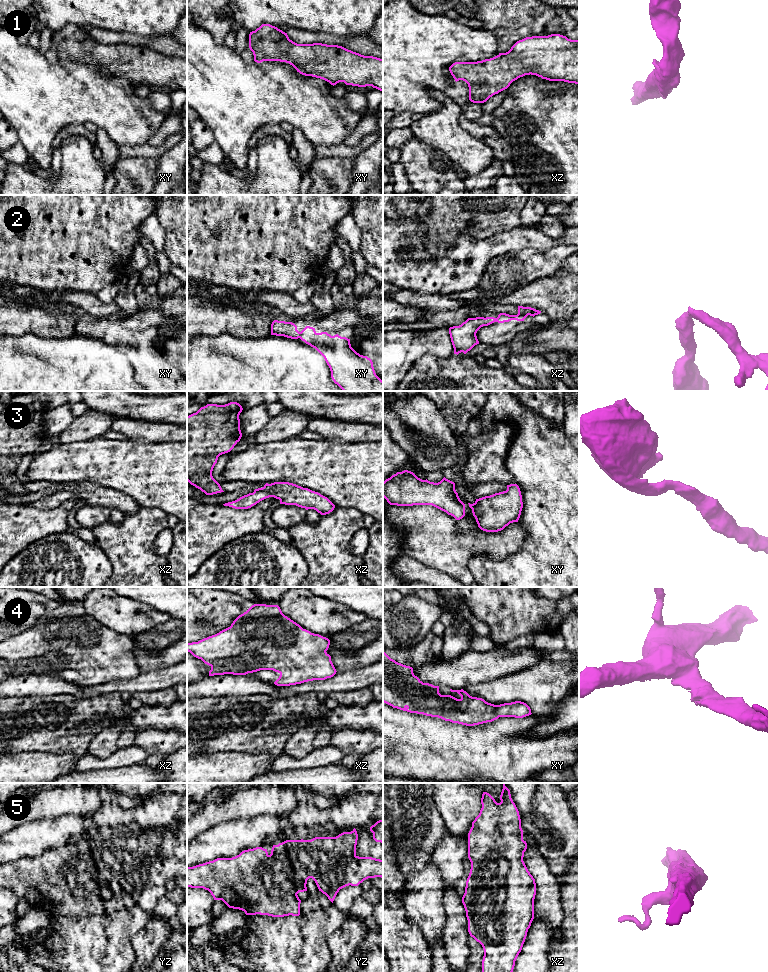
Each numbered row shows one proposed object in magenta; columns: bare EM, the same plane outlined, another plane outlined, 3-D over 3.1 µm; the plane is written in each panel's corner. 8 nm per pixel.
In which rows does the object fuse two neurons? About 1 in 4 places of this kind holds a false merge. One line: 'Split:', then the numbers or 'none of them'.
Split: 2

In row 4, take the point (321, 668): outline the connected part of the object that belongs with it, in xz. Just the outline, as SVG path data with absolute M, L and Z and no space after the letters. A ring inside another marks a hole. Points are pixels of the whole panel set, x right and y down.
M254 604L230 627L198 642L187 643L187 651L211 667L209 676L273 670L280 674L275 685L290 686L325 680L336 674L331 656L326 652L329 645L328 638L303 629L285 616L278 605Z

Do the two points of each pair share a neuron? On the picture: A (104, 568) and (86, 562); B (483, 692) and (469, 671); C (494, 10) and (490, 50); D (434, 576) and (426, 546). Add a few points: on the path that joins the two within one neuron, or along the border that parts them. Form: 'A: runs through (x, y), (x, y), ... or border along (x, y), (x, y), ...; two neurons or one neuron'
A: runs through (100, 563), (91, 563); one neuron
B: border along (501, 677), (467, 684), (462, 688); two neurons
C: border along (482, 28), (495, 37), (499, 52); two neurons
D: border along (411, 557), (451, 576); two neurons

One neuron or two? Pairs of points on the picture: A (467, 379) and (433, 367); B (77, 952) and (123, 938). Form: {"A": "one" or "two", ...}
{"A": "one", "B": "one"}

